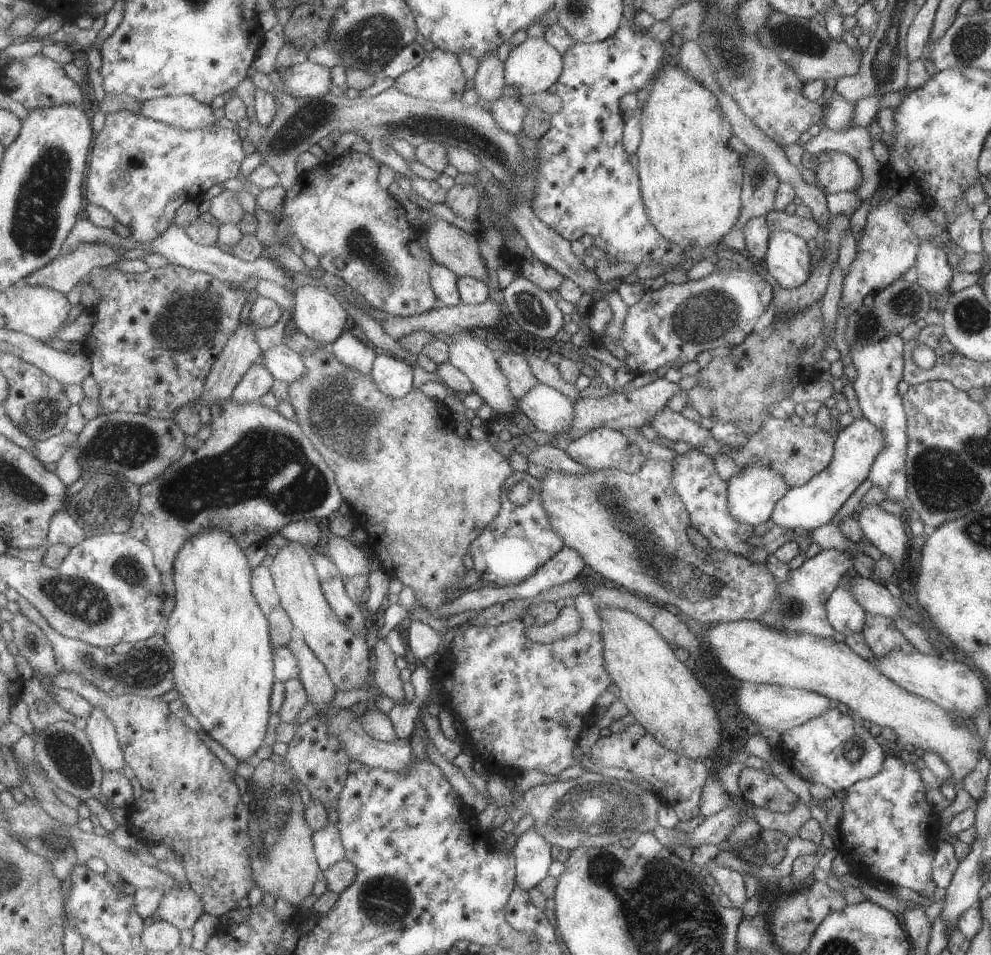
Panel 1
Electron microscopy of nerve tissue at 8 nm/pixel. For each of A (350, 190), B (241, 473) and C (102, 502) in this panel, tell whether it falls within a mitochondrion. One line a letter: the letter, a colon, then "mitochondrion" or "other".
A: other
B: mitochondrion
C: mitochondrion

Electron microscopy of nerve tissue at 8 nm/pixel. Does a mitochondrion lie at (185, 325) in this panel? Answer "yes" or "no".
yes

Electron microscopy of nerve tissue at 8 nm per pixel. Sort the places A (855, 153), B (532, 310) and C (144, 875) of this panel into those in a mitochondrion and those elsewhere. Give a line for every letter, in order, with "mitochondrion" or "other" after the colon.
A: other
B: mitochondrion
C: other

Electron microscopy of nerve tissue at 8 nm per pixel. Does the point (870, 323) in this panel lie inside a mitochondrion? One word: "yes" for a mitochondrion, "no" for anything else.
yes

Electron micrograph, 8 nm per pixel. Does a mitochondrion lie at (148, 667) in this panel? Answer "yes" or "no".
yes

